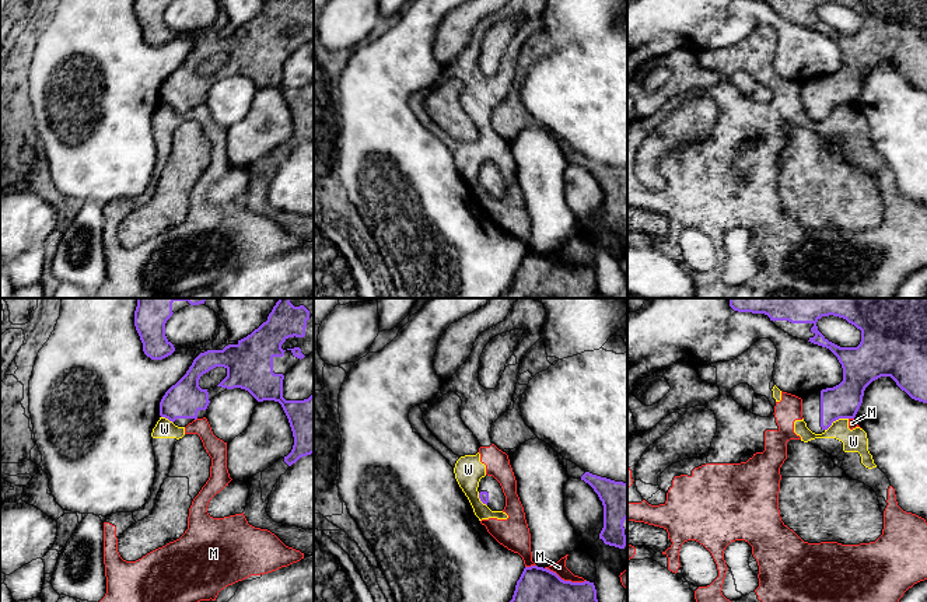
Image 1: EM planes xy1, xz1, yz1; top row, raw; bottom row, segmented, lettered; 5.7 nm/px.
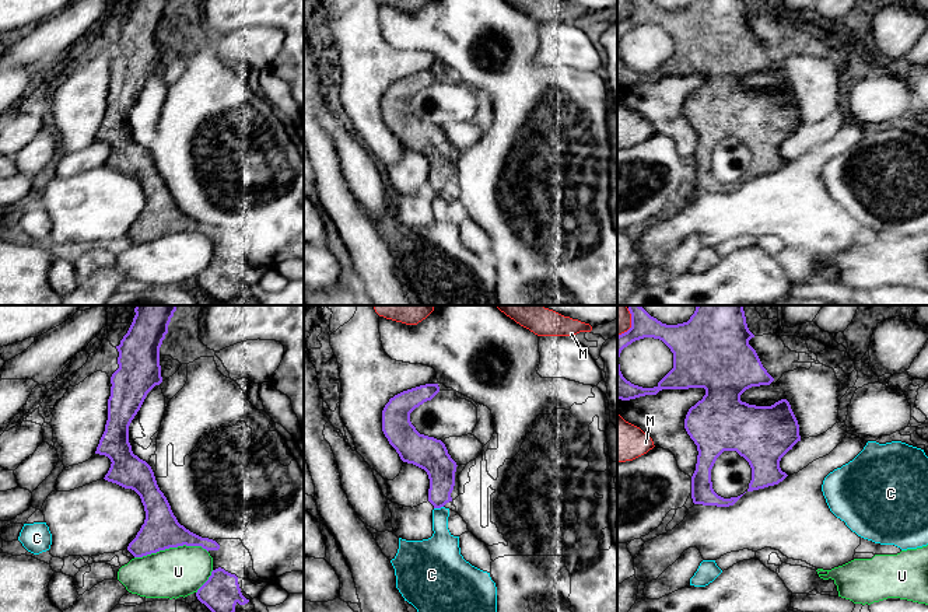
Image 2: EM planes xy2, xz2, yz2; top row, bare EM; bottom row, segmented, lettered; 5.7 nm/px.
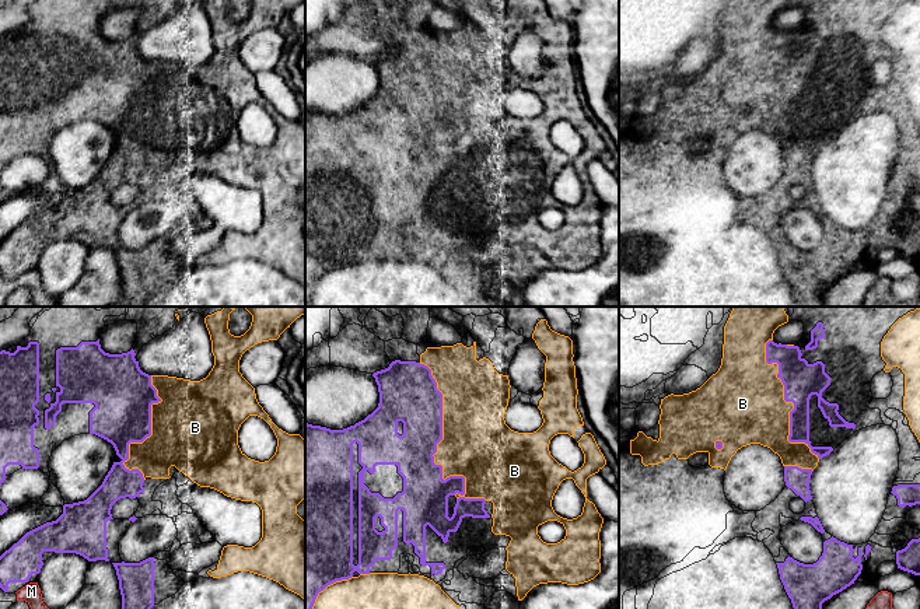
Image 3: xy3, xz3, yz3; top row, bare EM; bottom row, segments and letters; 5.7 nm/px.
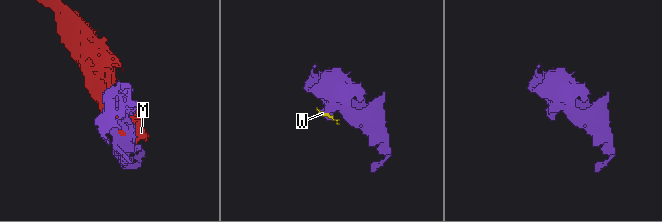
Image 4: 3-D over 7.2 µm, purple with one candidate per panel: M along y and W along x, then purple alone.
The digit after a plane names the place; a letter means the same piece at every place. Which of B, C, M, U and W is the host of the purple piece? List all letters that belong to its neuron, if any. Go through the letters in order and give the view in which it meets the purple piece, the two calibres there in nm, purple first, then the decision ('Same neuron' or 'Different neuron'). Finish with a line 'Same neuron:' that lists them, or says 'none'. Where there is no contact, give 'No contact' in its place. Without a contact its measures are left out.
B: Touches purple in xz3. Thickness 260 nm (purple) against 400 nm. Same neuron
C: Touches purple in xz2. Thickness 170 nm (purple) against 200 nm. Different neuron
M: Touches purple in xz1. Thickness 200 nm (purple) against 70 nm. Different neuron
U: Touches purple in xy2. Thickness 220 nm (purple) against 280 nm. Different neuron
W: Touches purple in yz1. Thickness 200 nm (purple) against 130 nm. Different neuron
Same neuron: B

